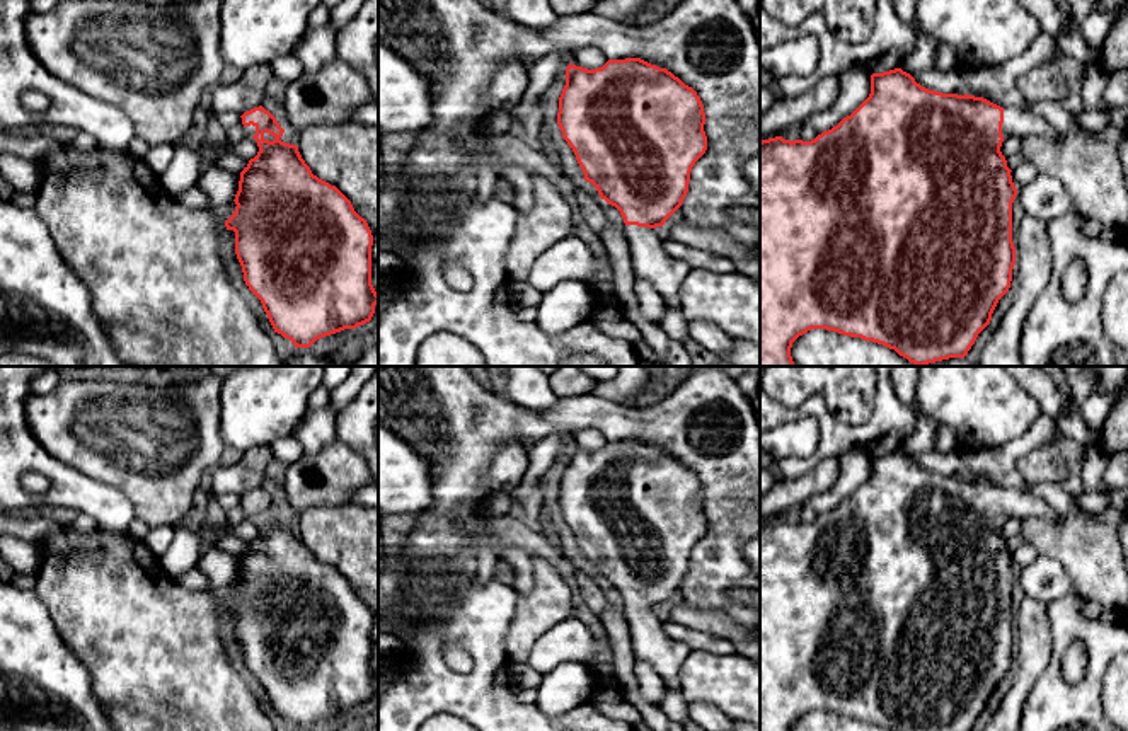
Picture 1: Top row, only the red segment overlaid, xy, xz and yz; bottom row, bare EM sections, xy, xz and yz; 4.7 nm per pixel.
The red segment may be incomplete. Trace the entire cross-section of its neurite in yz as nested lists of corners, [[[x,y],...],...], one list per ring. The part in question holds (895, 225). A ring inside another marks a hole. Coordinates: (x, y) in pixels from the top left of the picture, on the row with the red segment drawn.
[[[895,68],[871,75],[869,97],[837,126],[811,141],[784,140],[760,141],[760,366],[796,366],[791,356],[792,342],[811,329],[826,329],[850,337],[860,337],[895,349],[917,366],[964,358],[978,334],[990,324],[999,300],[1009,291],[1016,264],[1012,242],[1012,203],[1017,189],[1010,169],[1000,152],[1007,136],[1046,136],[1060,133],[1039,114],[1019,107],[1000,107],[983,97],[942,94],[929,90],[915,78]]]

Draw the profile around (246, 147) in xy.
[[[244,136],[237,141],[230,143],[232,152],[235,155],[245,157],[245,158],[254,158],[259,152],[257,141],[252,136]]]

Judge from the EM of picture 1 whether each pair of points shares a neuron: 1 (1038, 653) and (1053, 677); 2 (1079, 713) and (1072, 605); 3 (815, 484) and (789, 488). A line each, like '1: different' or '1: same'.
1: different
2: same
3: same

